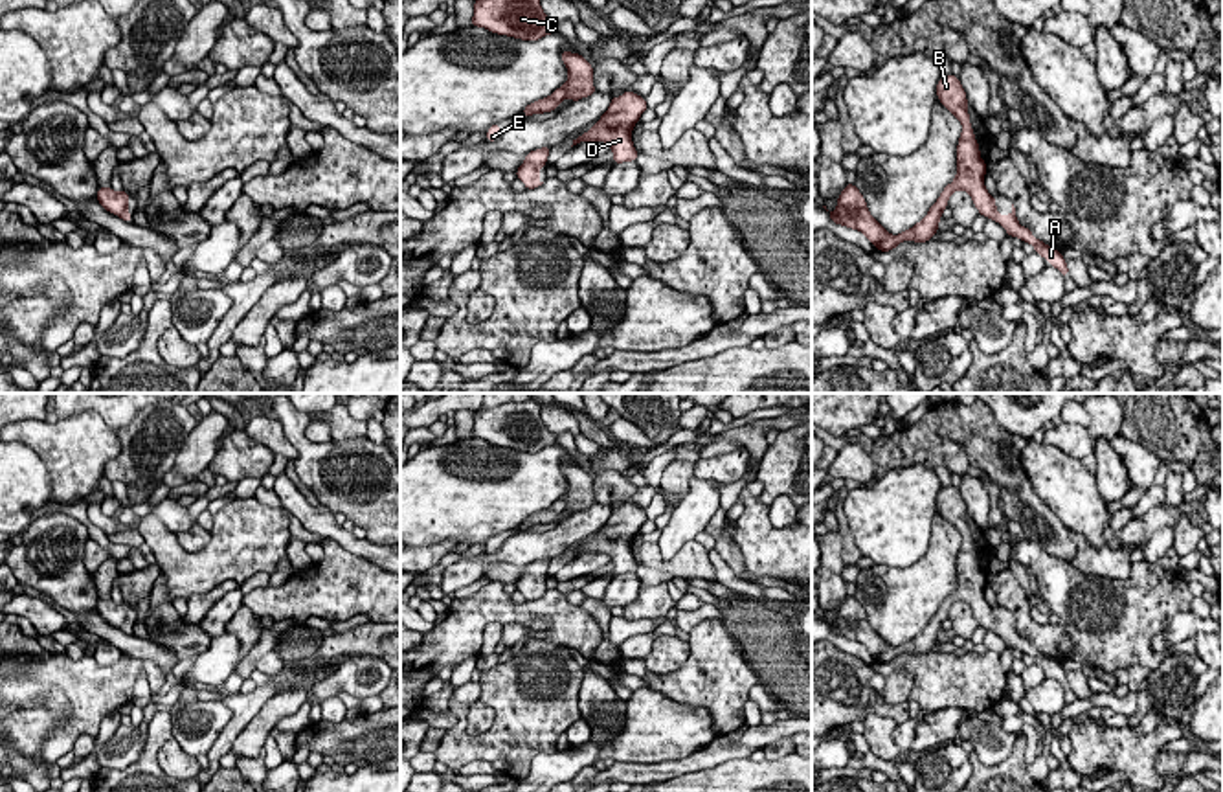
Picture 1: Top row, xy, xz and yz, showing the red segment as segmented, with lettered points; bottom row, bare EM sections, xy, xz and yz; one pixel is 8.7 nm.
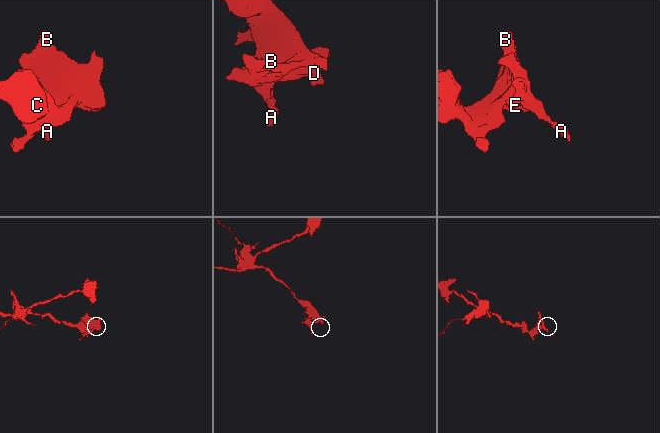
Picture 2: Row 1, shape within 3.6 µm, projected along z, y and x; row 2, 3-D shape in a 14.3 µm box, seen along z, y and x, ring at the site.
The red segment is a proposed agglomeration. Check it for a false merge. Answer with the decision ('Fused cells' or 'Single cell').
Single cell

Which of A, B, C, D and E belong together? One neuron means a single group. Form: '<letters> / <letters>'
A B C D E

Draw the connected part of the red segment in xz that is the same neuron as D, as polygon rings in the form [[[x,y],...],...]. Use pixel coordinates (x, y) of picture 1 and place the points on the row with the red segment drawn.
[[[626,90],[623,96],[612,97],[600,119],[588,132],[577,136],[573,145],[580,141],[606,141],[613,151],[615,164],[637,160],[639,153],[634,147],[632,130],[646,108],[645,97]]]

